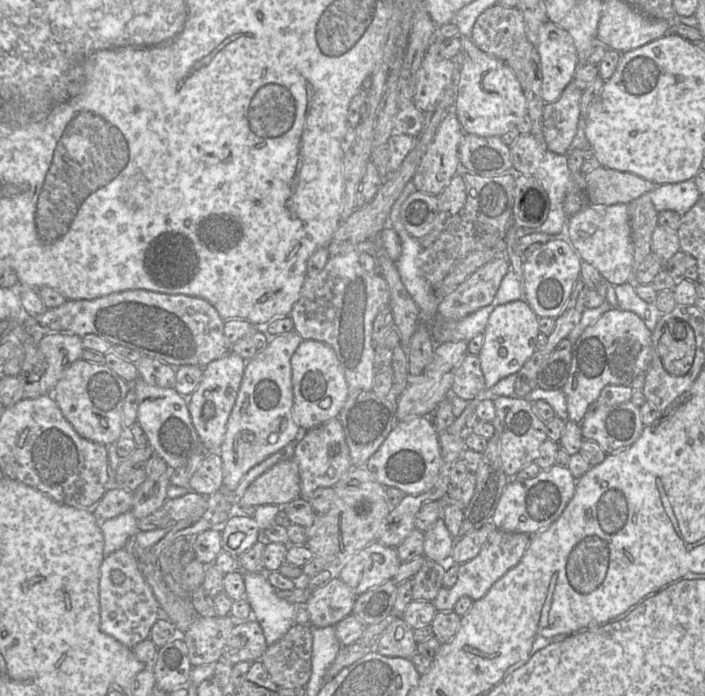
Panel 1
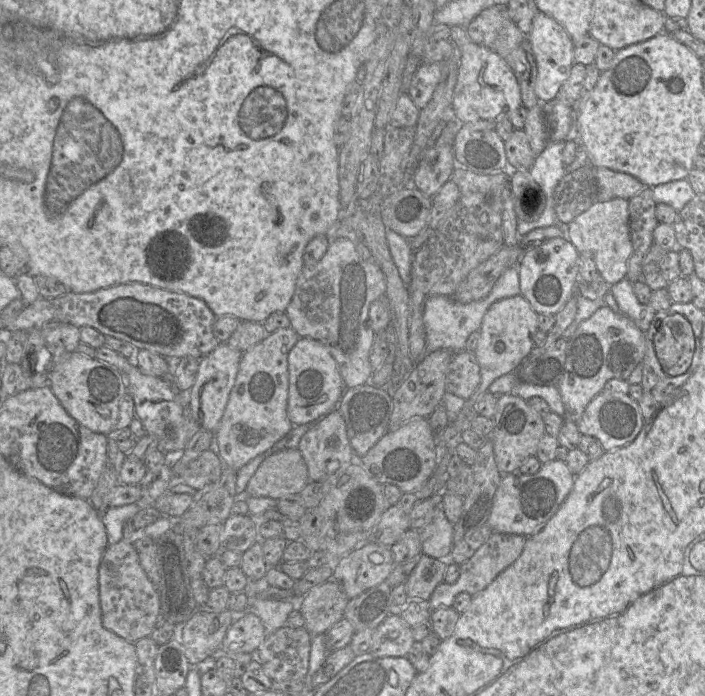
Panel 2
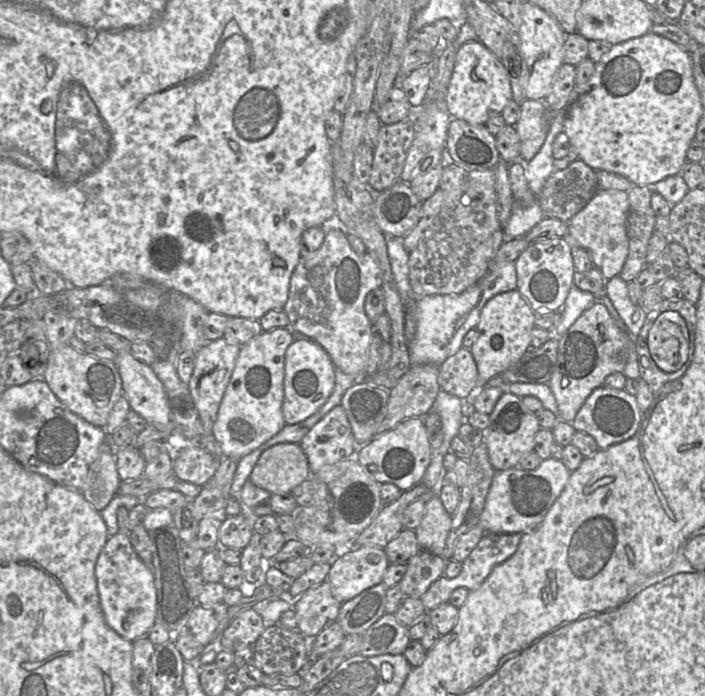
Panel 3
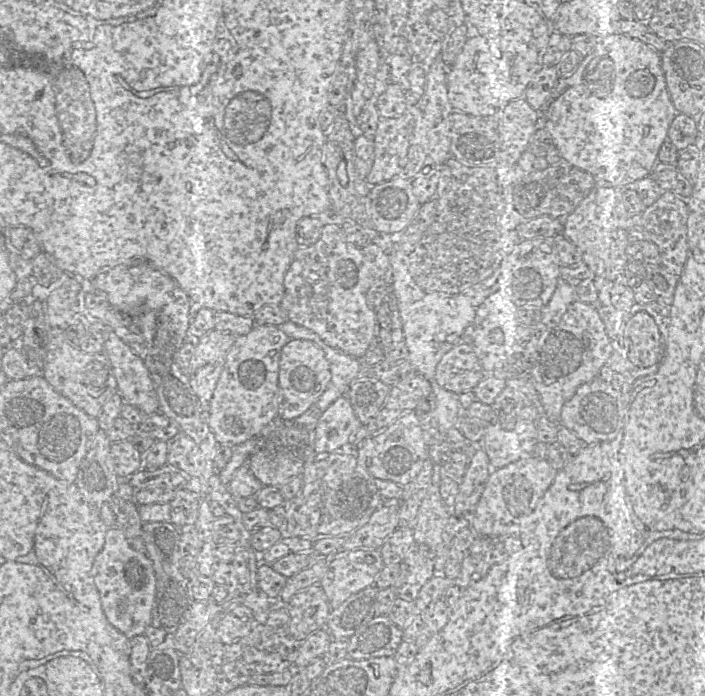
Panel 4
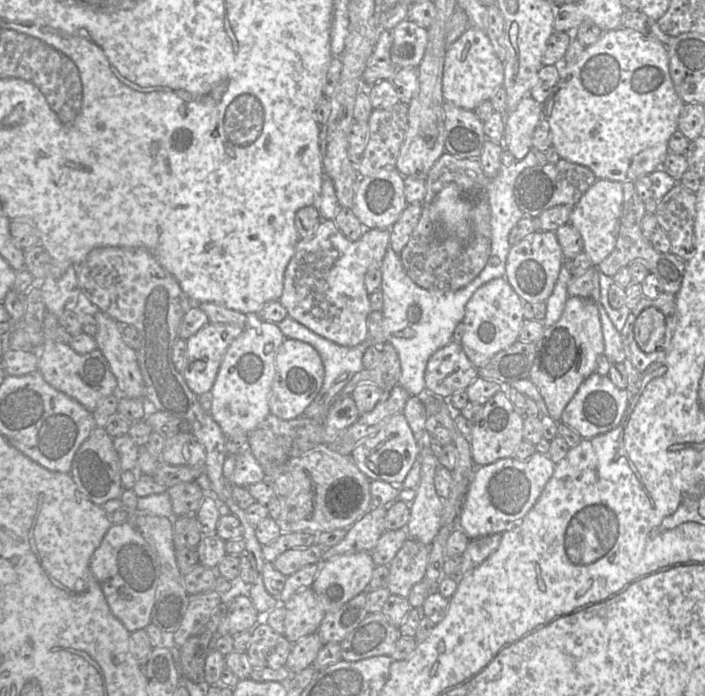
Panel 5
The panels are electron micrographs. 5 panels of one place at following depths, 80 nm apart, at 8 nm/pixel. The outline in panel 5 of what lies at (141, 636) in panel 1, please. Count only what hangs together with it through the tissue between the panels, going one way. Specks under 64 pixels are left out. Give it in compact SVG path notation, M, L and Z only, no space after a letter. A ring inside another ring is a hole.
M129 521L111 525L92 555L90 569L111 612L130 633L144 629L151 623L159 579L159 557Z

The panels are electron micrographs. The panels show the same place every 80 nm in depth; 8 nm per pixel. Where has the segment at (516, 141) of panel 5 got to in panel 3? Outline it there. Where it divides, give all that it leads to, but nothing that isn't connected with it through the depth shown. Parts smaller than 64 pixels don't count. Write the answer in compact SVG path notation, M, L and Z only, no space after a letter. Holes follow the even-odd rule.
M526 99L520 104L520 116L513 127L520 138L520 156L531 160L541 149L550 126L550 110L544 101Z

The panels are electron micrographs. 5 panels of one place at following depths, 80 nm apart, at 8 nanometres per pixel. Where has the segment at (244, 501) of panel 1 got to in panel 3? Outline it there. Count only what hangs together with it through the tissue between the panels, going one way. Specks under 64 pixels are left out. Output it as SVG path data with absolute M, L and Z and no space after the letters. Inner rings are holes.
M279 443L260 455L249 480L271 494L285 494L310 476L309 462L300 445Z

